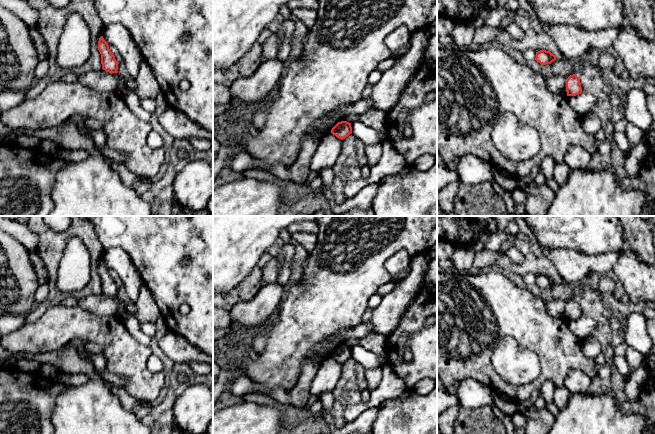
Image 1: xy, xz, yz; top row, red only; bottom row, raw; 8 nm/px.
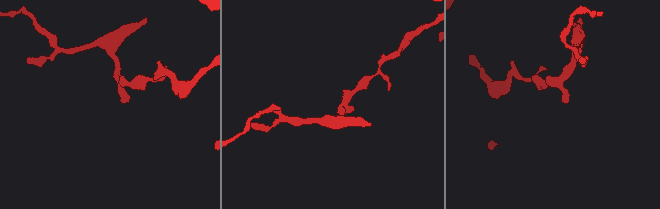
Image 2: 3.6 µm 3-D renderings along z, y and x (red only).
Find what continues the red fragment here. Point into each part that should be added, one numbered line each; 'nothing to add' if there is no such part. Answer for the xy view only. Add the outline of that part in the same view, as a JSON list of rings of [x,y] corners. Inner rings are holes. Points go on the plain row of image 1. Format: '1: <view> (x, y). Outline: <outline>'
nothing to add

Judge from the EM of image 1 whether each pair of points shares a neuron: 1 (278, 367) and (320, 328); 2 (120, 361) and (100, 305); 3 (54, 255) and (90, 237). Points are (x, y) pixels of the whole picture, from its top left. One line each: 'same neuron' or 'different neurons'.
1: same neuron
2: different neurons
3: same neuron

